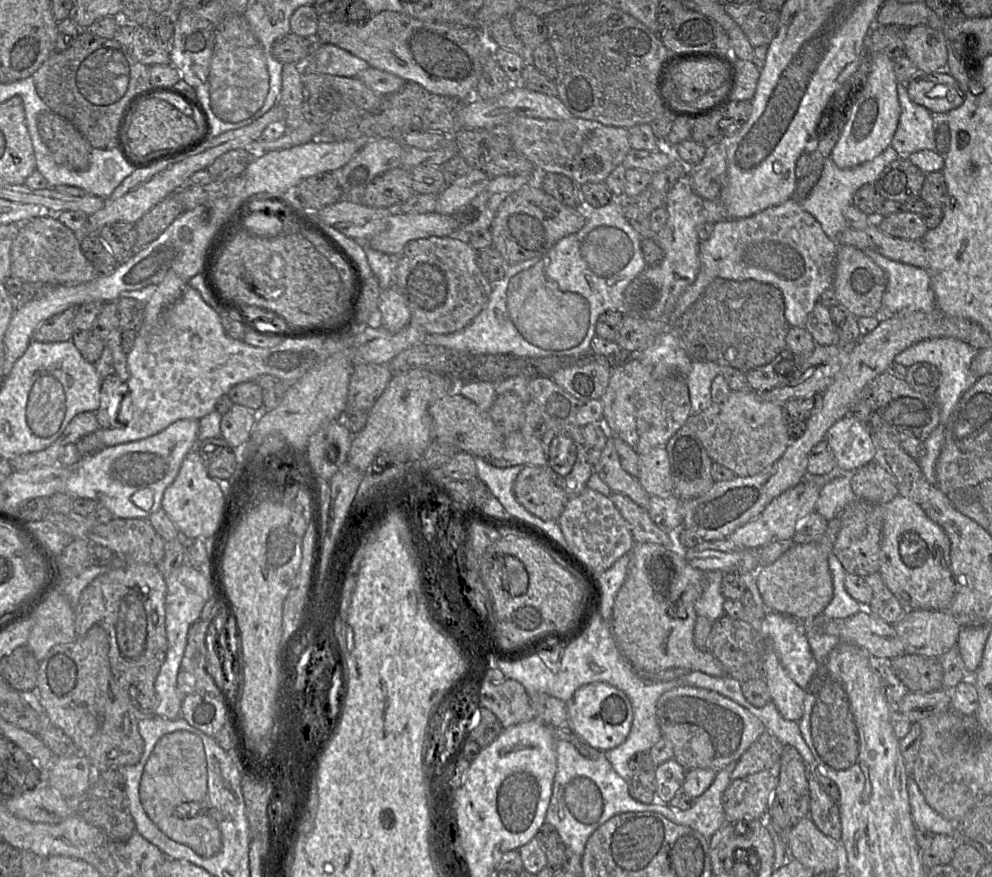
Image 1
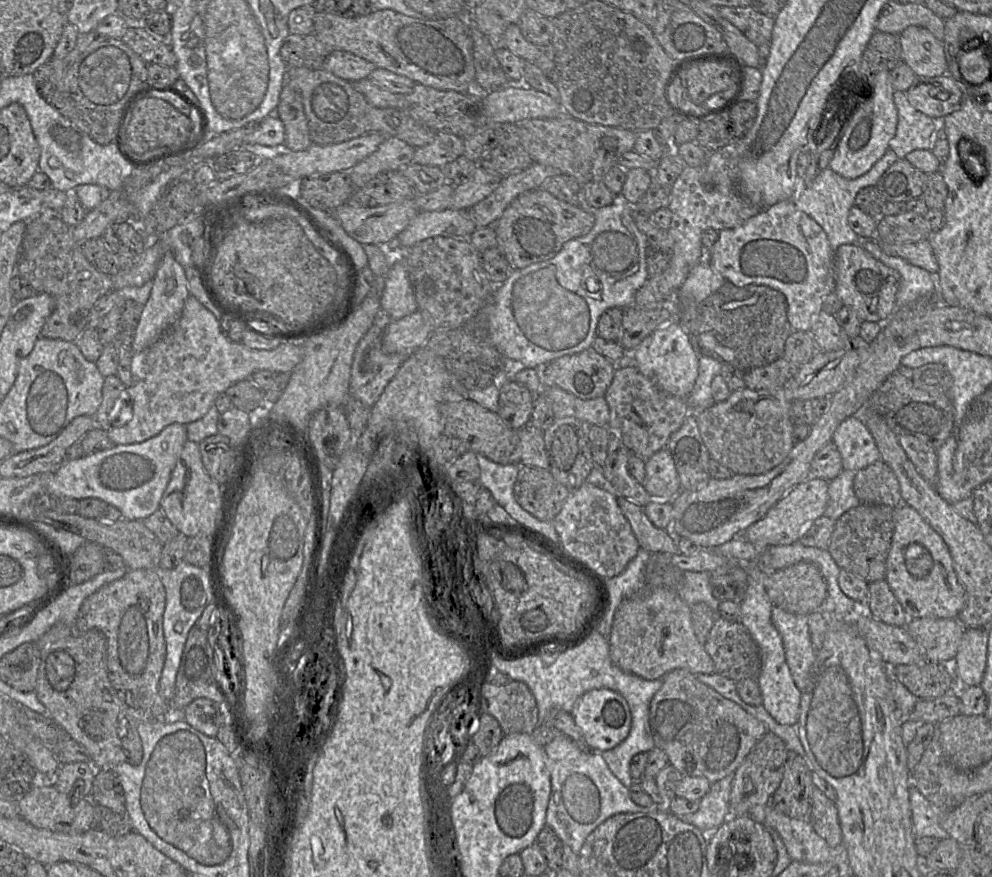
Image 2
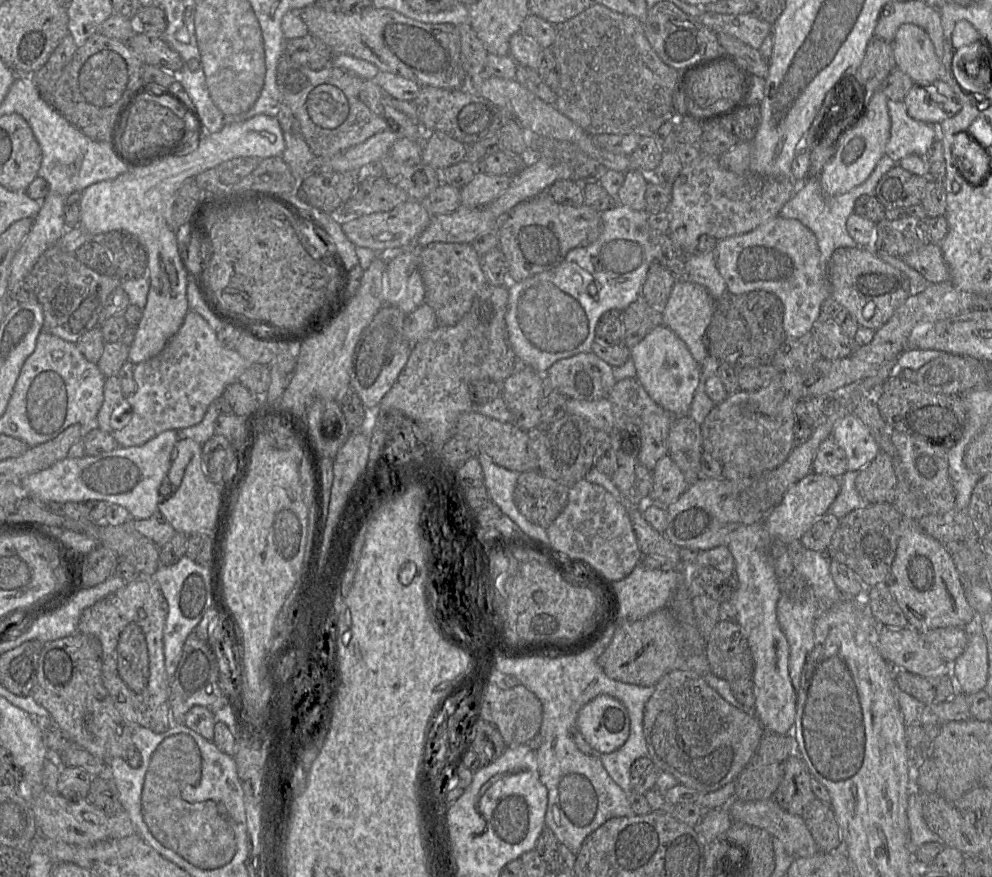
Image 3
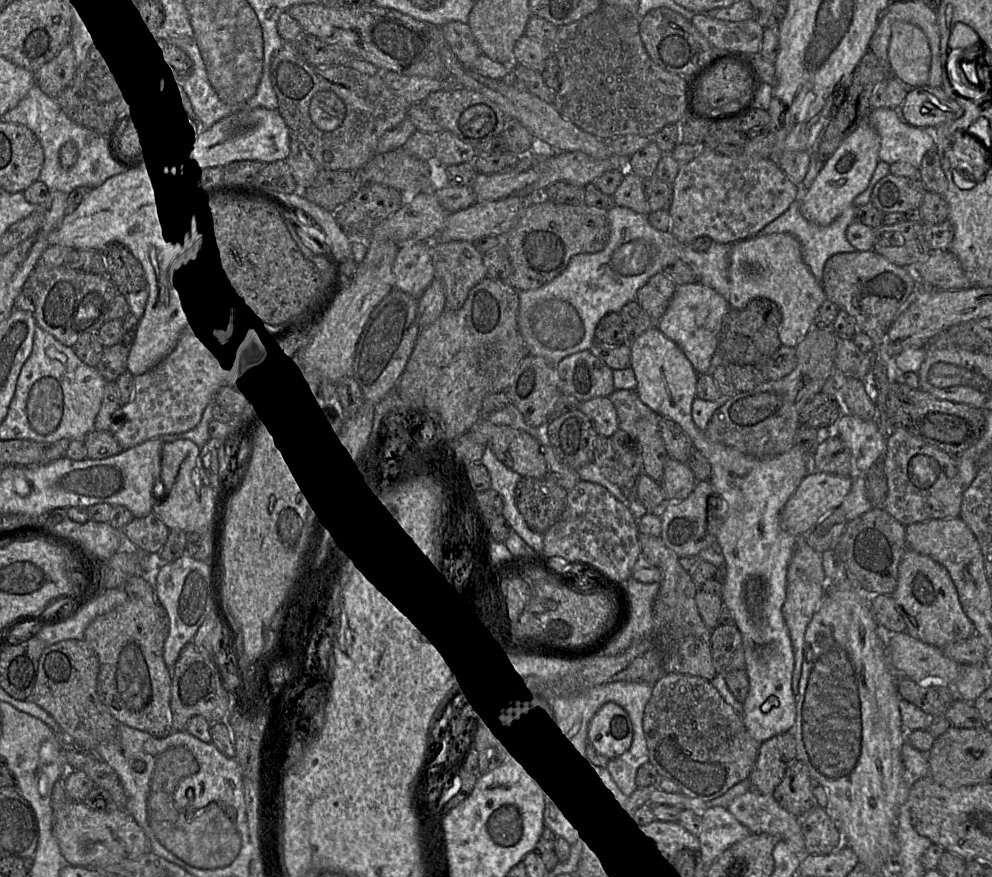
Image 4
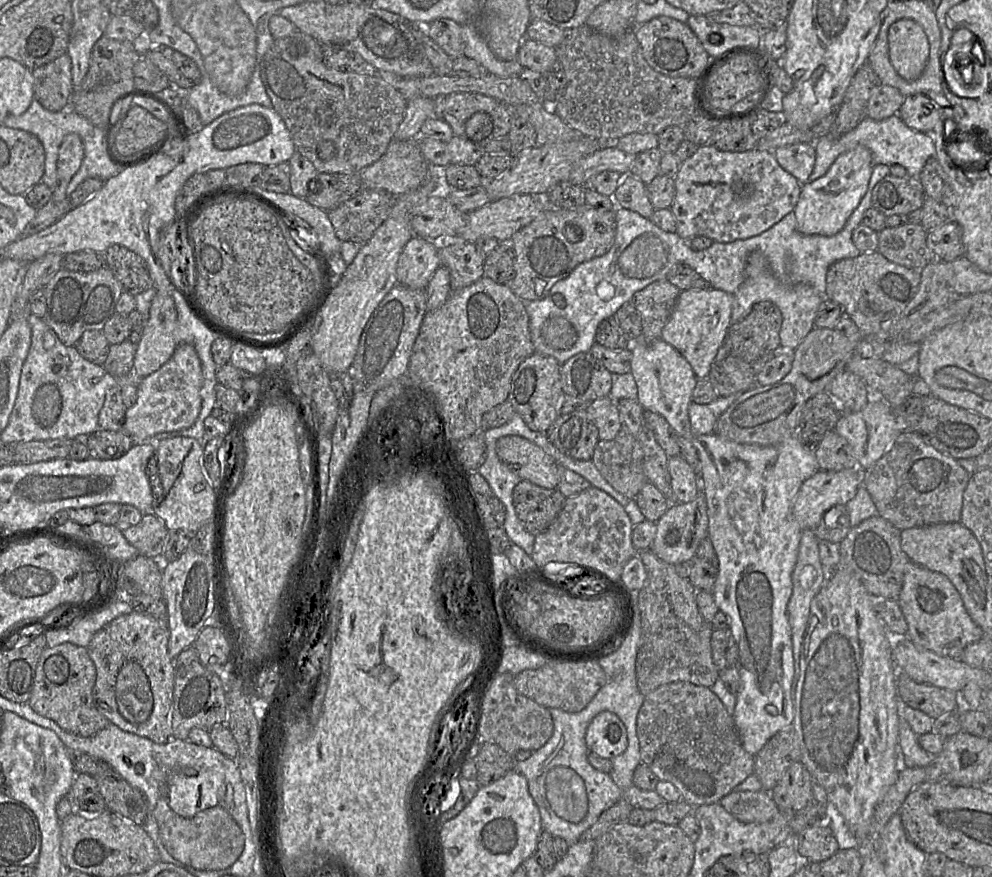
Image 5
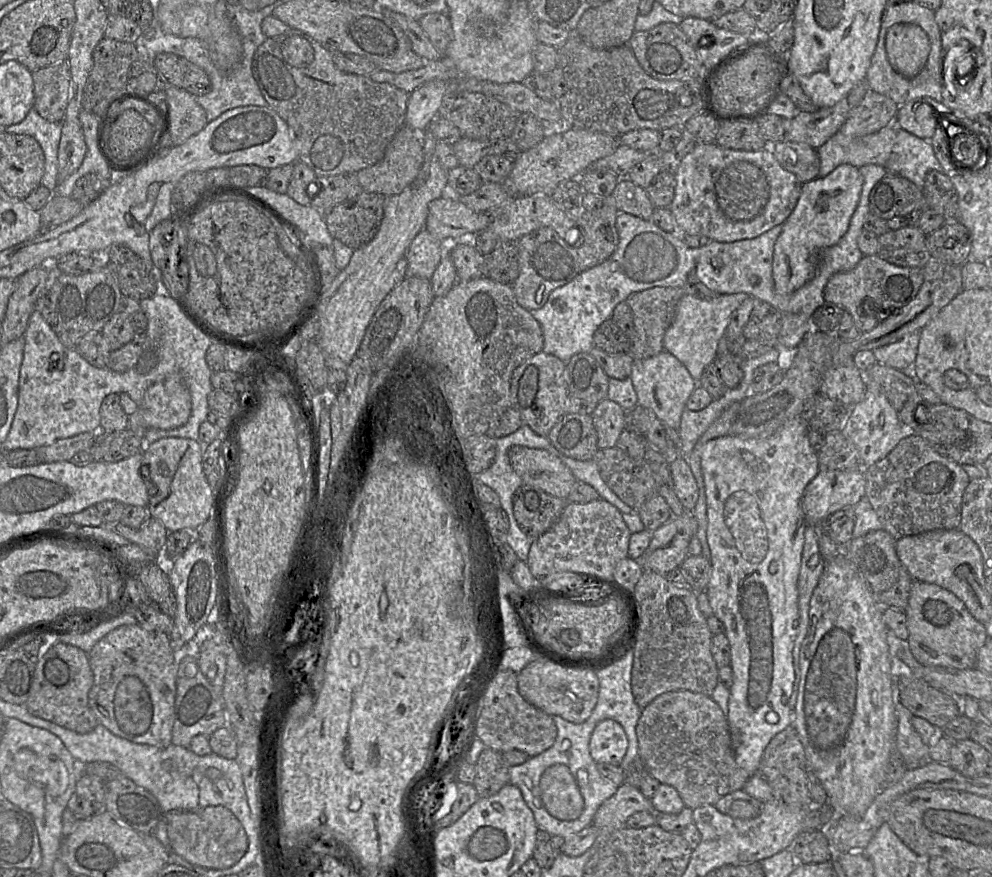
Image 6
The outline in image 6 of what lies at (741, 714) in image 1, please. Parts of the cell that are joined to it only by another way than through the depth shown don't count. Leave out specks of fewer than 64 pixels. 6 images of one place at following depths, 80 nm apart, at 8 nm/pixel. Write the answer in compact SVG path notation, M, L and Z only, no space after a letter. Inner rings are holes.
M691 691L667 692L656 697L641 713L636 725L639 757L647 772L662 784L673 786L686 807L715 805L723 796L743 789L749 774L735 760L727 717L710 696Z

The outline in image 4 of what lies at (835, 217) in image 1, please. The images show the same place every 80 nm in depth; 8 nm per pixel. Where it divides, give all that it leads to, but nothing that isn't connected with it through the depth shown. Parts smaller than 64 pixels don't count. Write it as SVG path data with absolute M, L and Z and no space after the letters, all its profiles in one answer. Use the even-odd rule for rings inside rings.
M884 161L877 163L876 169L865 191L859 194L853 202L829 225L822 226L808 221L800 211L800 199L795 200L790 207L774 221L766 225L756 235L769 235L775 233L788 233L797 238L801 244L802 257L816 280L822 284L823 271L827 260L834 254L854 252L846 236L847 227L856 219L856 211L860 206L871 202L871 194L875 184L890 173L890 165Z

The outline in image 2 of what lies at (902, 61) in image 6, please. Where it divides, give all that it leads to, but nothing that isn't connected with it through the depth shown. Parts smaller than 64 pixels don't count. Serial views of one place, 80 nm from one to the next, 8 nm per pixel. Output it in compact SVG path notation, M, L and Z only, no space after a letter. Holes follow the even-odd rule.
M909 26L900 35L902 61L919 77L947 73L944 43L921 26Z

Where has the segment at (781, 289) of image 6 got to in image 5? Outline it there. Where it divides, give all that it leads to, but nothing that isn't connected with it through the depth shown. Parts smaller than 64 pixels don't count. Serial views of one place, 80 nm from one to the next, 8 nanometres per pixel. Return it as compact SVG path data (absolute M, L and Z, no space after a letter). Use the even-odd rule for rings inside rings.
M857 146L841 154L824 176L803 184L793 210L797 230L805 235L822 236L833 236L842 230L867 191L873 167L871 151L865 146Z

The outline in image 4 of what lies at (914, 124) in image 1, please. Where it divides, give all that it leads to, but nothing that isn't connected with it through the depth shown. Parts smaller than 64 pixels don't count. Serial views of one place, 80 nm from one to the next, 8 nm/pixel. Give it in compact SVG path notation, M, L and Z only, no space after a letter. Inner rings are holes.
M872 109L868 121L881 138L879 160L889 165L901 161L920 168L924 155L937 144L931 130L906 123L897 109Z

